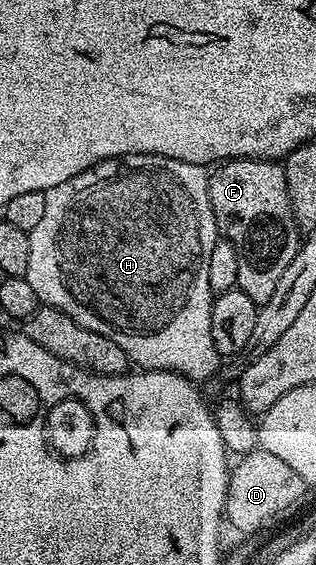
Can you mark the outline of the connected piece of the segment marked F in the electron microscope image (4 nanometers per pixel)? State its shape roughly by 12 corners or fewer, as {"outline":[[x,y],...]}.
{"outline":[[227,159],[209,200],[262,305],[299,246],[284,166]]}

